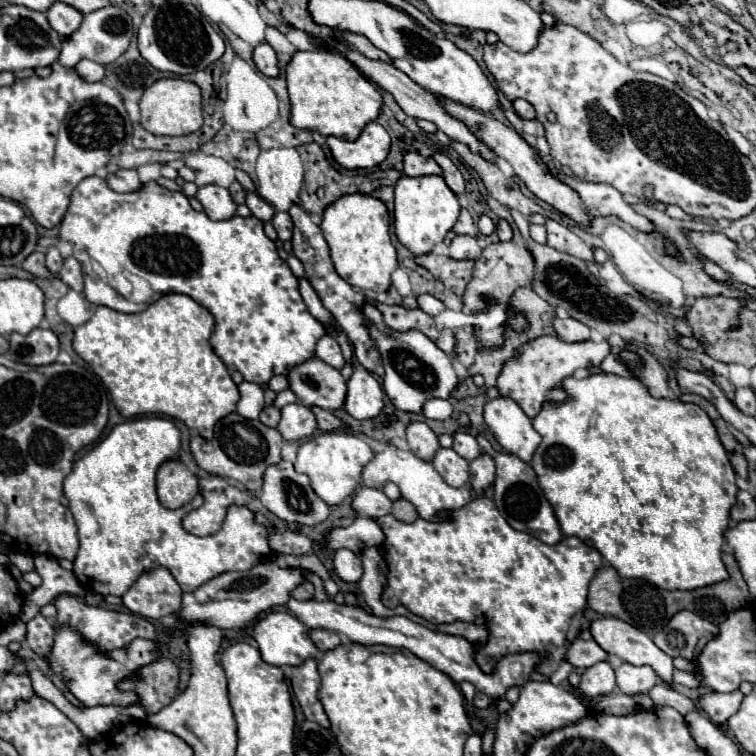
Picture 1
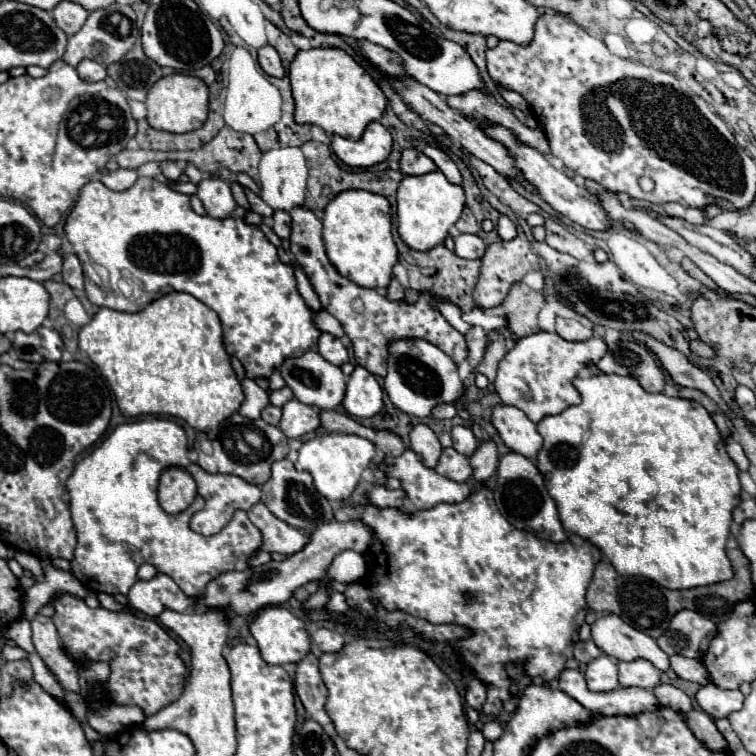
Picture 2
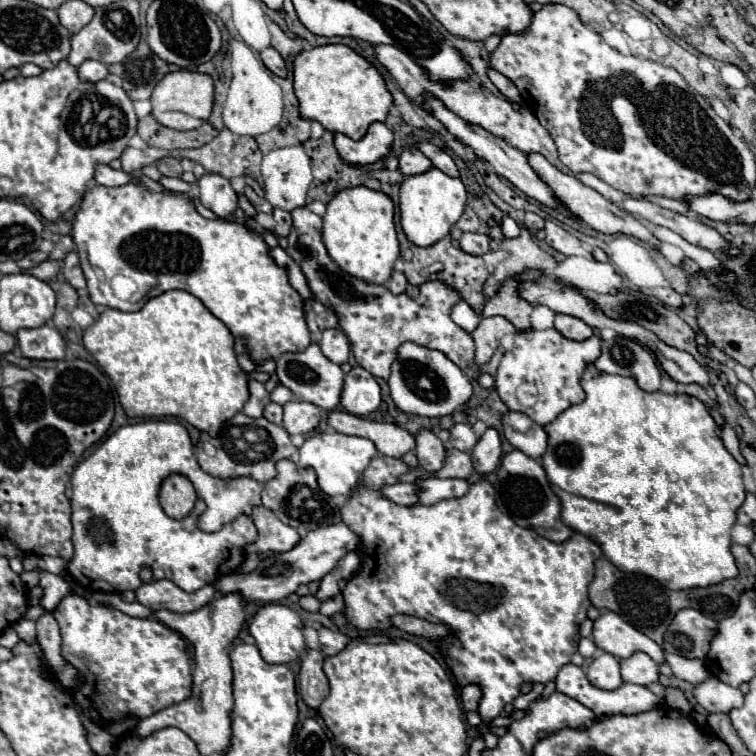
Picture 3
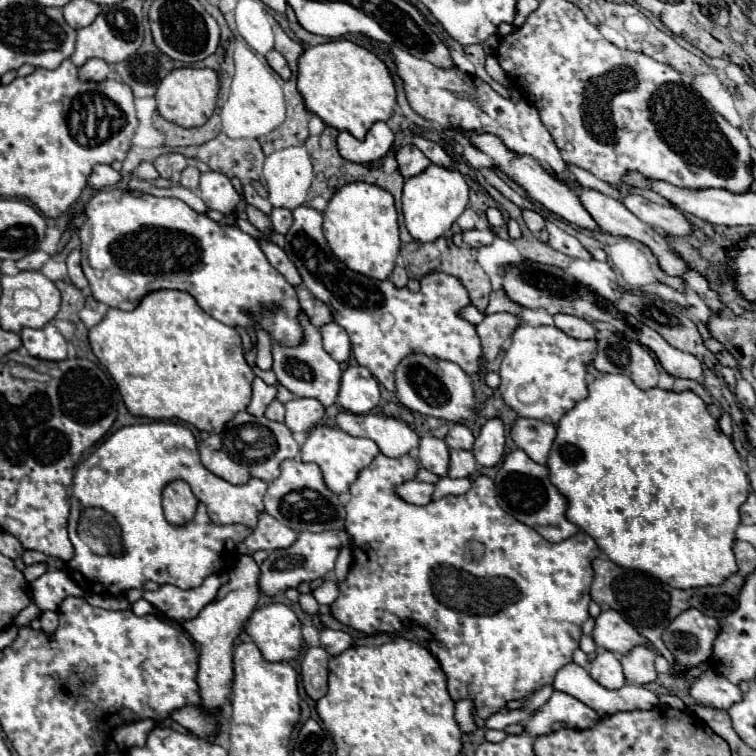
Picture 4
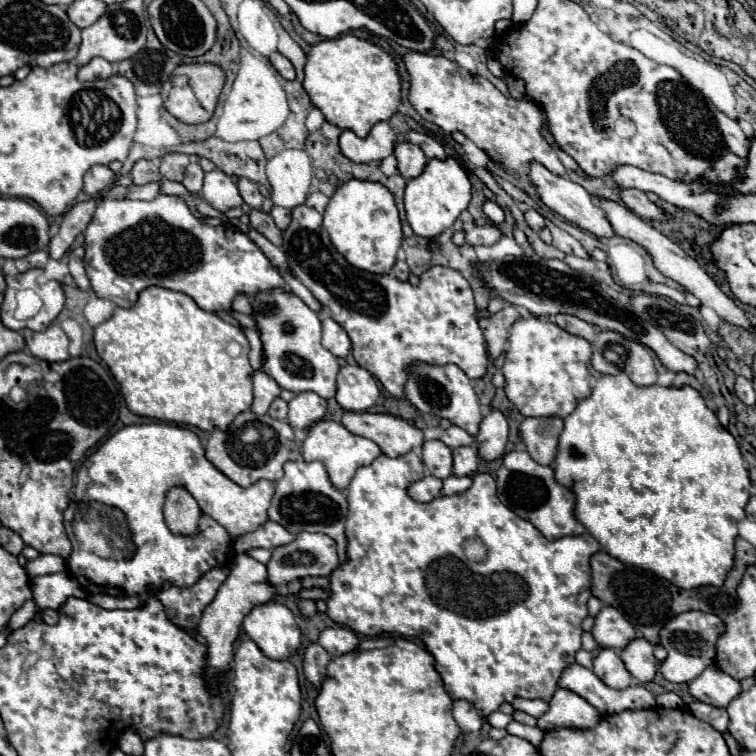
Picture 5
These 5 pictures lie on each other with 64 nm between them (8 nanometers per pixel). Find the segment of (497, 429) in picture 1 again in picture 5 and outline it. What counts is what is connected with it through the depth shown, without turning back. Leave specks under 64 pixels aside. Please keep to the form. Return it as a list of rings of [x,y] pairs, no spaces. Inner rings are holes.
[[[556,416],[526,418],[520,424],[520,434],[528,454],[544,466],[554,464],[558,450],[558,434],[564,428],[564,420]]]

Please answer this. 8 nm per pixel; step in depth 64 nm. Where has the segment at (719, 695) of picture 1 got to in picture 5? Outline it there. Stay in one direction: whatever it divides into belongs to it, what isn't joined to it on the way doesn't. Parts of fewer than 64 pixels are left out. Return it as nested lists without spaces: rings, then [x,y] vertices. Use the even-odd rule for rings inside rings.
[[[708,666],[696,680],[690,682],[690,694],[706,704],[726,708],[740,694],[740,682],[724,674],[718,666]]]

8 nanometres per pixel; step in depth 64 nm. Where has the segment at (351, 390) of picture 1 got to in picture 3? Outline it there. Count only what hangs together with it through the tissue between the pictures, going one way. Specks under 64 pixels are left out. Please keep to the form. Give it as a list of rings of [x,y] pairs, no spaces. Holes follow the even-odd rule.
[[[354,366],[344,378],[340,404],[356,416],[368,416],[374,412],[380,406],[380,386],[376,378],[362,366]]]

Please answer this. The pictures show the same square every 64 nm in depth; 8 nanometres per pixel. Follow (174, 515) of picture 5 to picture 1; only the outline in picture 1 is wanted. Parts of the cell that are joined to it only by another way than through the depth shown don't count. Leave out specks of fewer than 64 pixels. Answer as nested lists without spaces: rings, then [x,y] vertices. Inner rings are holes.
[[[180,460],[164,462],[158,468],[156,484],[158,484],[160,504],[164,504],[164,508],[170,508],[170,510],[182,508],[198,494],[196,474]]]

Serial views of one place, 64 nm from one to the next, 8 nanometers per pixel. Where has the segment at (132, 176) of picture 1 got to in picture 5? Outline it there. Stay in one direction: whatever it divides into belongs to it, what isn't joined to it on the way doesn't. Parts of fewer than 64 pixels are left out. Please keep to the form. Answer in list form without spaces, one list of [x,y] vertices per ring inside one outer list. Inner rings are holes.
[[[96,164],[84,174],[84,192],[88,196],[98,196],[112,184],[112,180],[114,180],[114,172],[108,166]]]

